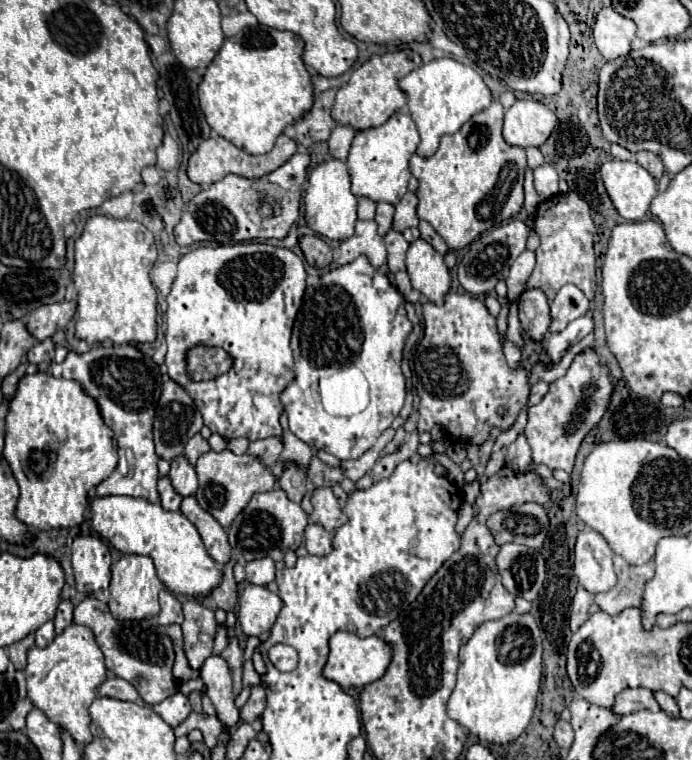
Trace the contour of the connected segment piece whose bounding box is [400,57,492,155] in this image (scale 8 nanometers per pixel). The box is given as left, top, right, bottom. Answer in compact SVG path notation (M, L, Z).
M450 57L434 59L414 69L400 81L400 89L404 89L408 95L408 111L420 133L420 155L432 155L438 149L440 137L444 133L456 133L464 121L492 105L492 93L484 79L472 67L462 65Z

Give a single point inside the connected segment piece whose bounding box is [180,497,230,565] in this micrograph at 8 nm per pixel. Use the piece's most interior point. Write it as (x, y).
(214, 537)

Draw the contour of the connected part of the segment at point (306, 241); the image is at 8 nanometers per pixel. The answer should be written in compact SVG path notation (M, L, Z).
M304 235L298 239L298 245L310 265L328 267L332 263L332 249L318 235Z

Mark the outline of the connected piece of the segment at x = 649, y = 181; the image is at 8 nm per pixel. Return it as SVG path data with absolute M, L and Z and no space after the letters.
M612 159L600 167L604 187L616 211L628 219L638 221L646 215L652 197L658 193L654 177L636 161Z

